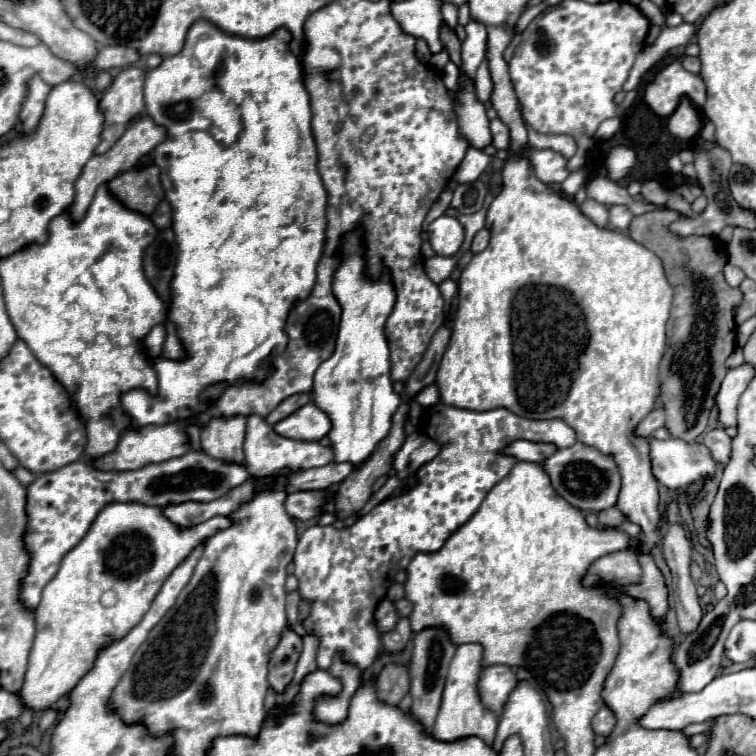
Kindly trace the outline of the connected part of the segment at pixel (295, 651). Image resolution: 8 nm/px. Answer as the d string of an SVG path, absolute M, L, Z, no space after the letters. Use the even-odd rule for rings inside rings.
M286 626L280 634L280 642L270 652L268 662L268 684L276 694L282 694L292 682L300 652L302 652L302 638L290 626Z

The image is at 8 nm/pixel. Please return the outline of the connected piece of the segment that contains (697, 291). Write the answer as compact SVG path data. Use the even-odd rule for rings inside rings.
M664 210L664 212L646 212L636 218L636 228L634 228L634 238L642 246L650 248L654 254L660 256L664 262L666 276L674 288L674 302L672 302L672 318L668 320L668 344L666 352L660 364L660 400L664 404L666 412L666 428L672 438L680 438L684 442L694 442L708 424L710 410L714 408L714 398L720 390L720 384L728 372L726 368L726 358L732 354L736 346L736 322L732 320L732 308L740 304L742 292L738 288L726 286L724 280L724 266L728 262L726 246L718 238L698 238L698 236L688 236L688 238L676 238L670 230L668 224L678 220L678 212L674 210Z

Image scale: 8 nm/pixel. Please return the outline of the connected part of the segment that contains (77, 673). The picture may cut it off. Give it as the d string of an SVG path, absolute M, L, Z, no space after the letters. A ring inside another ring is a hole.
M138 502L106 504L94 518L88 534L62 558L58 574L42 590L42 600L36 608L36 636L30 648L28 670L22 686L24 704L34 710L44 710L50 708L60 696L68 694L80 678L92 670L98 652L112 642L122 640L142 620L172 570L186 560L196 546L204 544L210 536L232 524L234 520L230 516L214 516L196 526L180 528L168 520L158 506Z

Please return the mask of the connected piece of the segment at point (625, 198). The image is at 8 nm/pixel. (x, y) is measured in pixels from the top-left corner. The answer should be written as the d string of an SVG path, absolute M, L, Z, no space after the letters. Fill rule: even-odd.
M604 176L590 178L586 182L586 194L588 194L588 198L592 198L592 200L596 200L600 204L606 204L606 206L612 206L612 204L628 206L628 202L632 202L632 198L626 192L626 188L622 188L616 182L606 180Z

